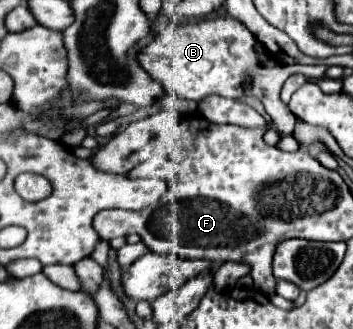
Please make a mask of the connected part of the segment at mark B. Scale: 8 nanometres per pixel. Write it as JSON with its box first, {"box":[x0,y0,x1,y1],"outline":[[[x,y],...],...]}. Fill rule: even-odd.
{"box":[141,18,327,136],"outline":[[[213,18],[189,24],[167,26],[161,36],[155,36],[149,44],[149,52],[141,52],[141,66],[157,82],[167,94],[183,100],[201,102],[207,96],[223,96],[223,98],[243,98],[255,96],[265,106],[267,114],[275,130],[281,136],[293,134],[295,116],[289,112],[287,104],[281,102],[279,92],[287,76],[293,72],[303,72],[309,78],[323,78],[327,66],[301,66],[301,64],[279,64],[273,58],[257,52],[255,36],[233,18]]]}

